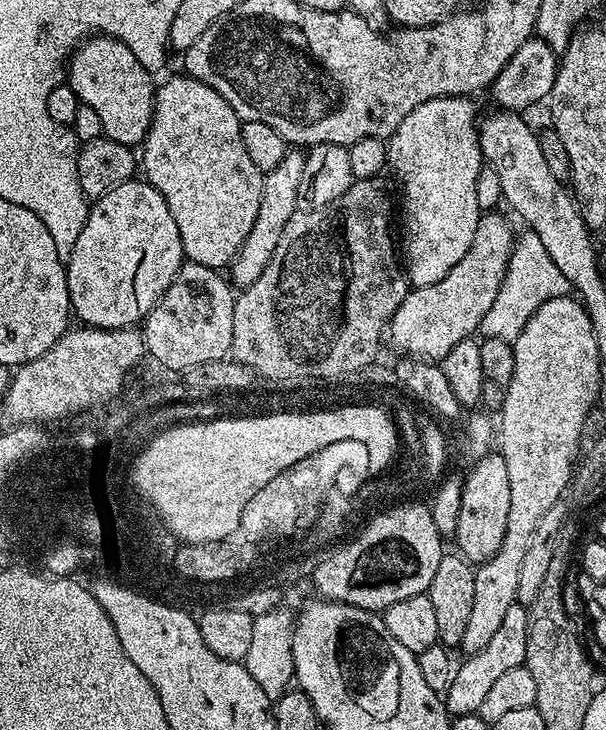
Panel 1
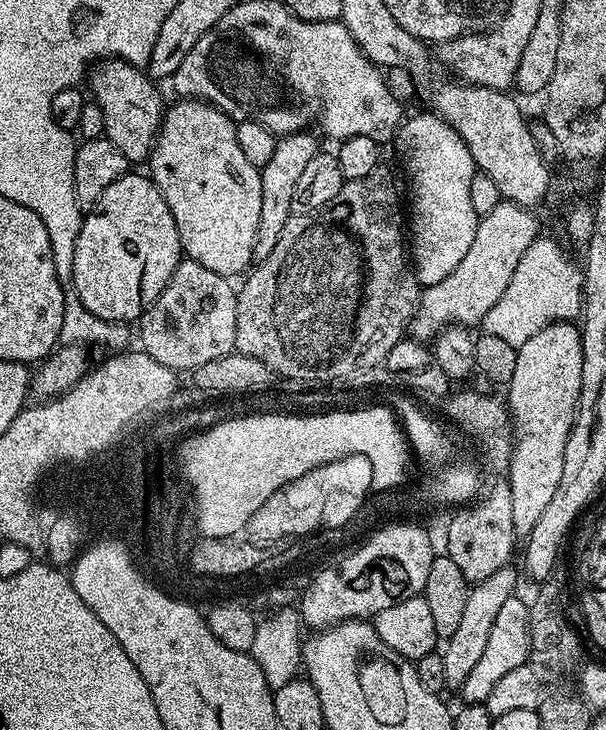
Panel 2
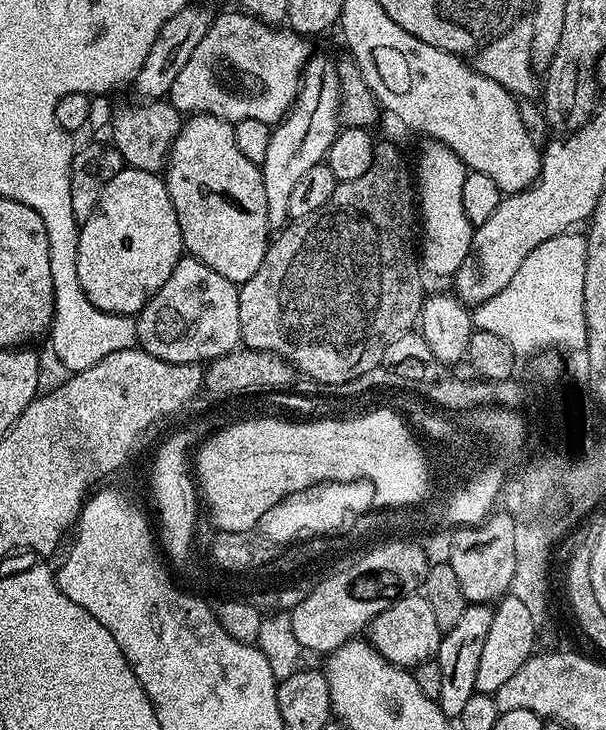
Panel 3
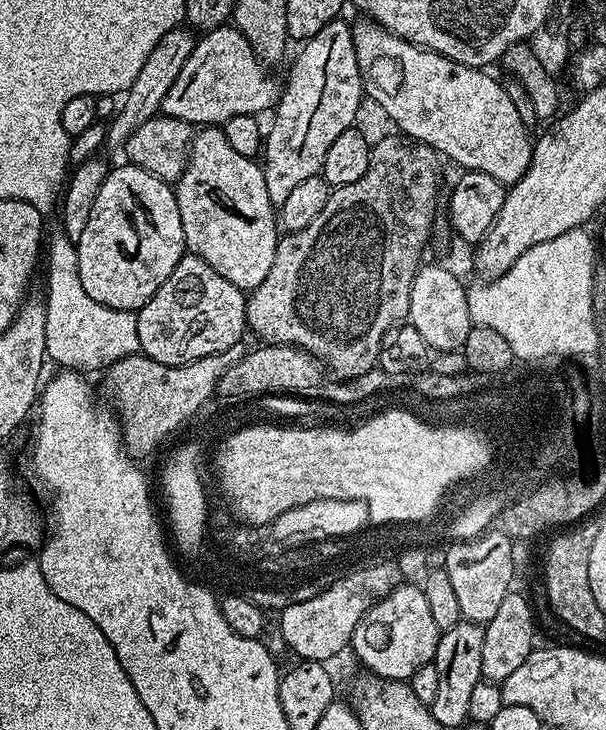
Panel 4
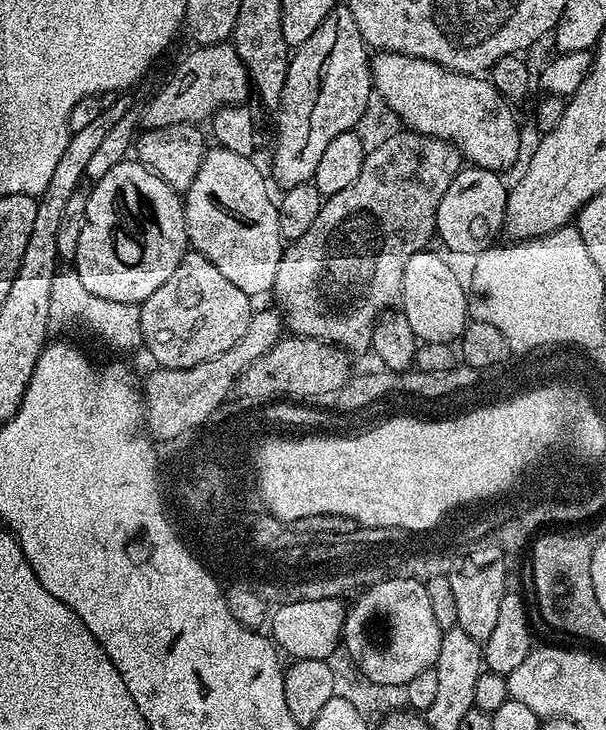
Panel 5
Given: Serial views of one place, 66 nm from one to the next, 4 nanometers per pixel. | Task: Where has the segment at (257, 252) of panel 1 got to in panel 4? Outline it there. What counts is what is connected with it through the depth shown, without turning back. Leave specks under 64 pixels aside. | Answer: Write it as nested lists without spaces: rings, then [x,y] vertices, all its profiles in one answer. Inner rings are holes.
[[[344,18],[330,21],[313,37],[303,41],[301,48],[304,49],[297,54],[288,72],[288,81],[283,81],[272,129],[269,127],[264,137],[262,167],[266,194],[270,194],[274,206],[284,204],[294,186],[323,173],[326,150],[330,150],[338,134],[357,123],[360,103],[366,100],[349,21]]]

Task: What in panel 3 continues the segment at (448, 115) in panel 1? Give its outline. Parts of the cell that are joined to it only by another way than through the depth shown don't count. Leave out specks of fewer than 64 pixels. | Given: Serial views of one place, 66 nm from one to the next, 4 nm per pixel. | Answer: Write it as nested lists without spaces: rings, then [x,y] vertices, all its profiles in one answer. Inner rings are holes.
[[[429,139],[421,146],[420,161],[414,164],[414,182],[418,187],[418,228],[424,231],[418,259],[427,275],[455,277],[466,262],[474,231],[470,218],[466,218],[466,206],[462,206],[462,182],[468,174],[469,169],[445,144]]]

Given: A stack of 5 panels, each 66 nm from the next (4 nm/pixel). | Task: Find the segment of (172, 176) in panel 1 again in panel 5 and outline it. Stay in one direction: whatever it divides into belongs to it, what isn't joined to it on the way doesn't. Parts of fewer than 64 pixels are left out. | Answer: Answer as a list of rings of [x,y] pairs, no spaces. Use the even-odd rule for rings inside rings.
[[[219,146],[209,147],[202,158],[202,166],[198,166],[194,182],[190,182],[187,192],[182,196],[189,245],[195,251],[201,252],[210,262],[214,262],[218,271],[250,298],[257,298],[256,296],[263,292],[271,293],[275,289],[278,262],[286,247],[278,230],[277,201],[274,196],[272,200],[268,193],[269,181],[266,176],[264,181],[264,176],[254,161],[252,156],[230,154],[230,150]]]

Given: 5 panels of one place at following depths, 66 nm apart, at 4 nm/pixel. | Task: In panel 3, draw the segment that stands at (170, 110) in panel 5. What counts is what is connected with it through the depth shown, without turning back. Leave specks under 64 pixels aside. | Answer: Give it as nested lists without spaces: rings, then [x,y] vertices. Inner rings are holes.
[[[243,10],[235,11],[224,12],[213,19],[206,38],[194,46],[194,54],[190,54],[178,78],[174,78],[174,86],[168,91],[167,99],[181,114],[205,112],[207,116],[229,122],[254,118],[275,126],[291,110],[300,92],[300,81],[310,59],[309,41],[288,26],[264,24]]]

